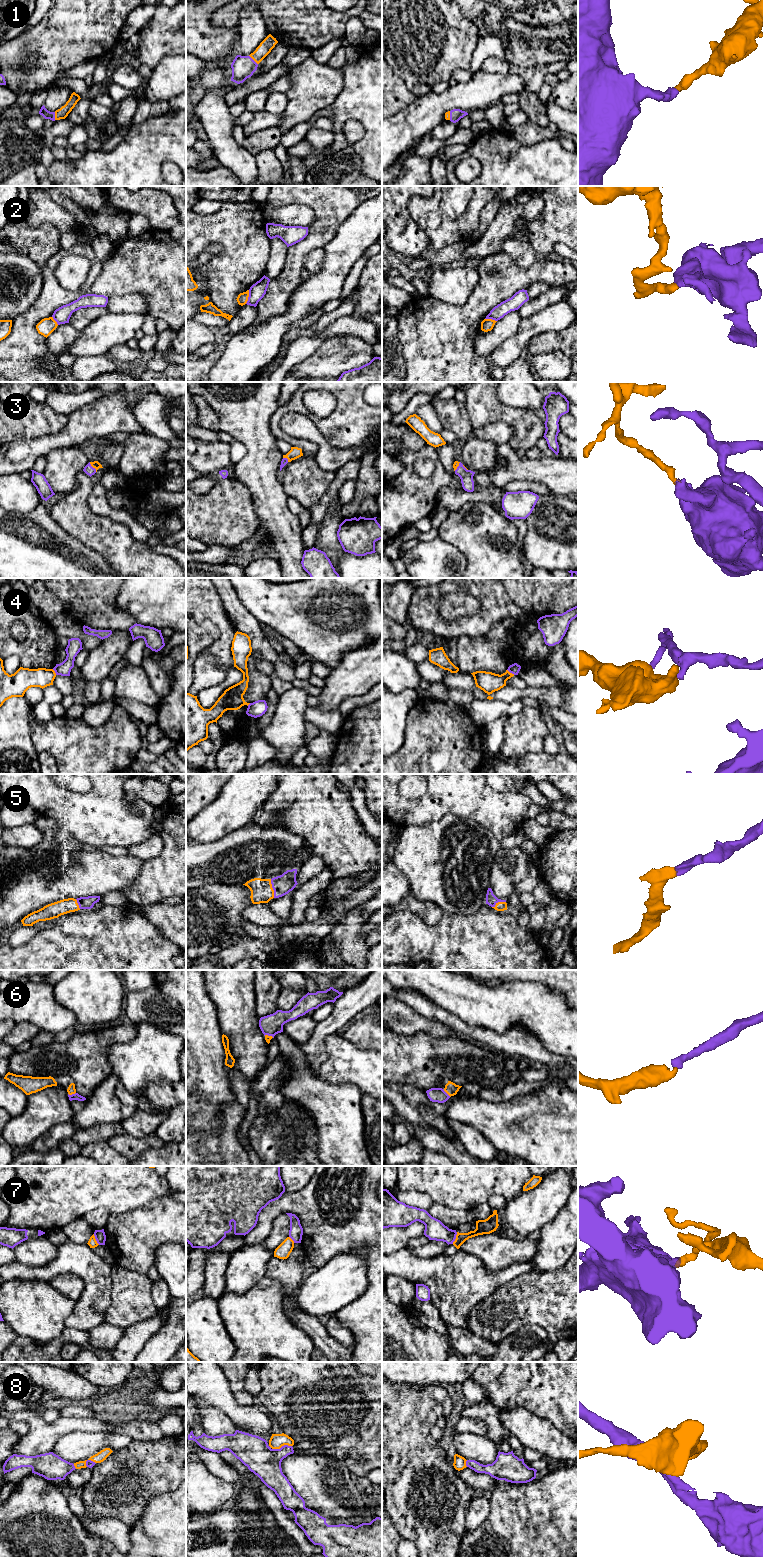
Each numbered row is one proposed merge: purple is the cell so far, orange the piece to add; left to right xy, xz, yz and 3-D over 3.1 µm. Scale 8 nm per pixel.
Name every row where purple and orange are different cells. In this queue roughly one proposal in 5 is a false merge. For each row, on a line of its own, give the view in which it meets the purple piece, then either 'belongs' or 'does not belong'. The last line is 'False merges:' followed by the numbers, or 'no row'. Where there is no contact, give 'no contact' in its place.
1: meets purple in xz; belongs
2: meets purple in xz; does not belong
3: meets purple in xy; belongs
4: meets purple in yz; does not belong
5: meets purple in xz; belongs
6: meets purple in xy; belongs
7: meets purple in yz; does not belong
8: meets purple in xz; belongs
False merges: 2, 4, 7

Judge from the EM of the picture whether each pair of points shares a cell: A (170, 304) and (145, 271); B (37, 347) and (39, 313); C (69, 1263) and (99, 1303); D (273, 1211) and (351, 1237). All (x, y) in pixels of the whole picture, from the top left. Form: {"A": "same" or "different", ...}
{"A": "same", "B": "same", "C": "same", "D": "same"}

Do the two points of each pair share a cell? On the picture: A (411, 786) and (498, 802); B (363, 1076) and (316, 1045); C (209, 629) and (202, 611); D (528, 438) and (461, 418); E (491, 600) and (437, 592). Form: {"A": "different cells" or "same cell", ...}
{"A": "different cells", "B": "different cells", "C": "different cells", "D": "different cells", "E": "same cell"}

